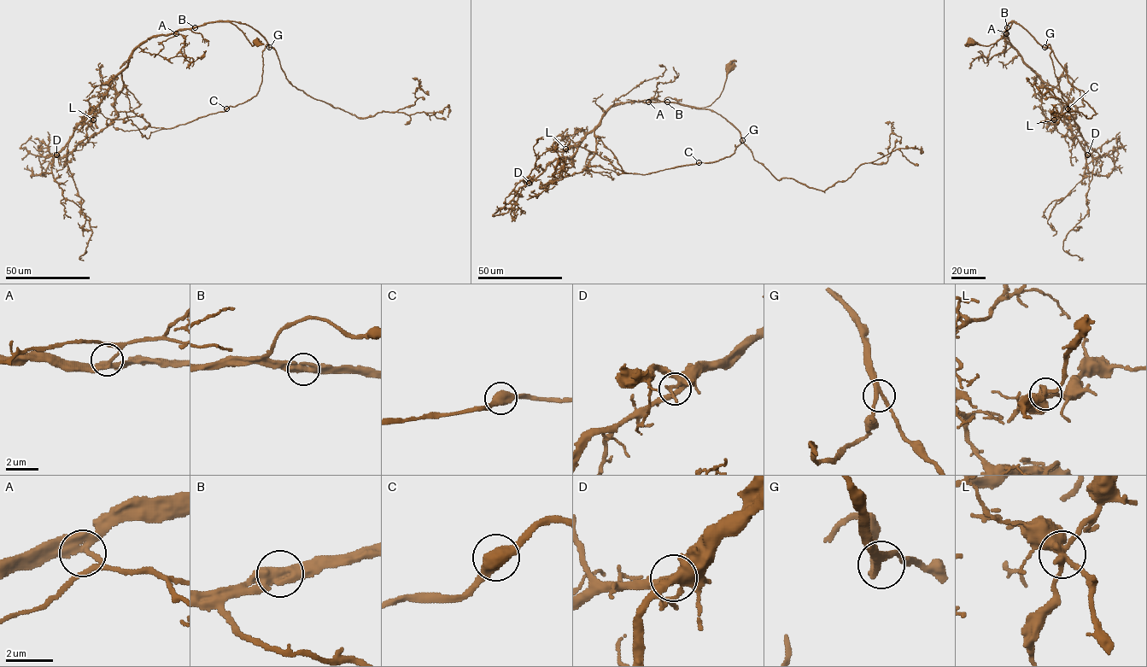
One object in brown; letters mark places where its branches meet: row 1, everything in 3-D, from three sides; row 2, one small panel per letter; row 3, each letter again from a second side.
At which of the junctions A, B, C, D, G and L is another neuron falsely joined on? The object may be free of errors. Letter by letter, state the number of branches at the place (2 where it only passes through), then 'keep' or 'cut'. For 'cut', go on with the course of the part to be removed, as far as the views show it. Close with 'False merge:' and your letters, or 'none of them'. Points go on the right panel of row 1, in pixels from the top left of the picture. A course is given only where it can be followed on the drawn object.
A: 3 | keep
B: 2 | keep
C: 2 | keep
D: 4 | keep
G: 3 | keep
L: 5 | keep
False merge: none of them

